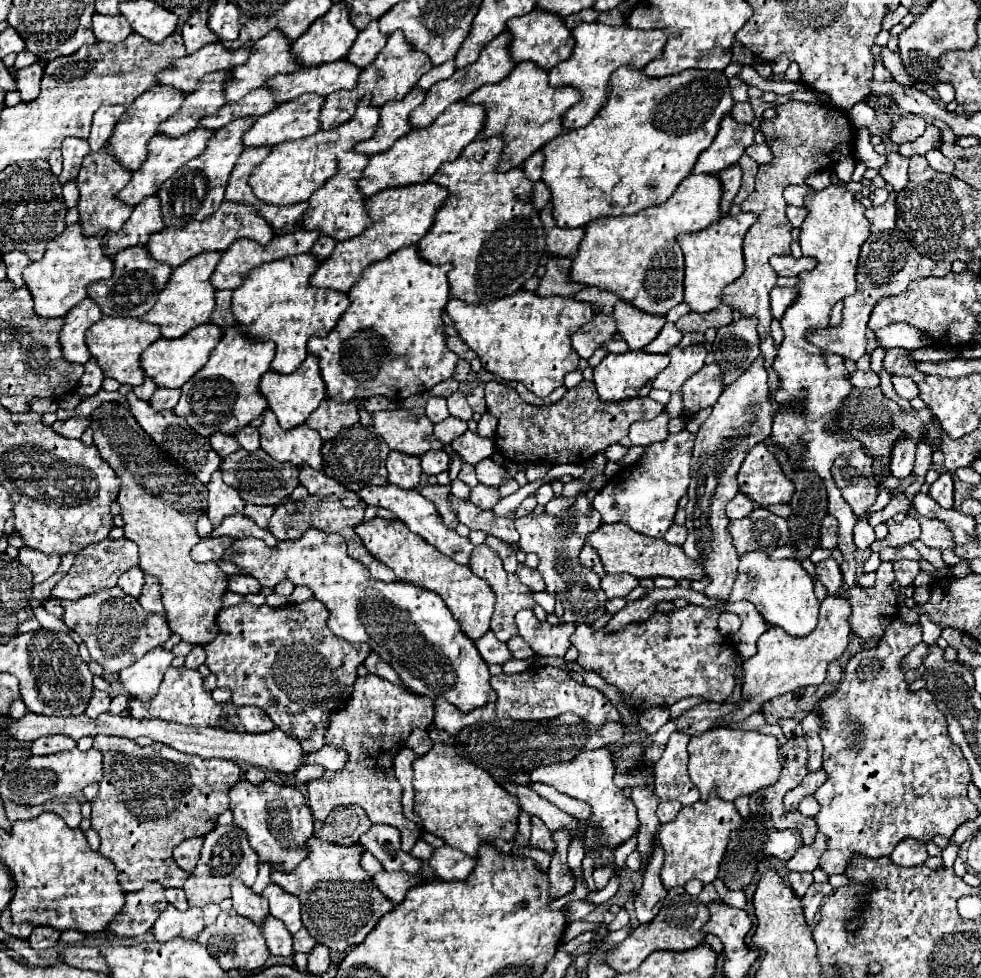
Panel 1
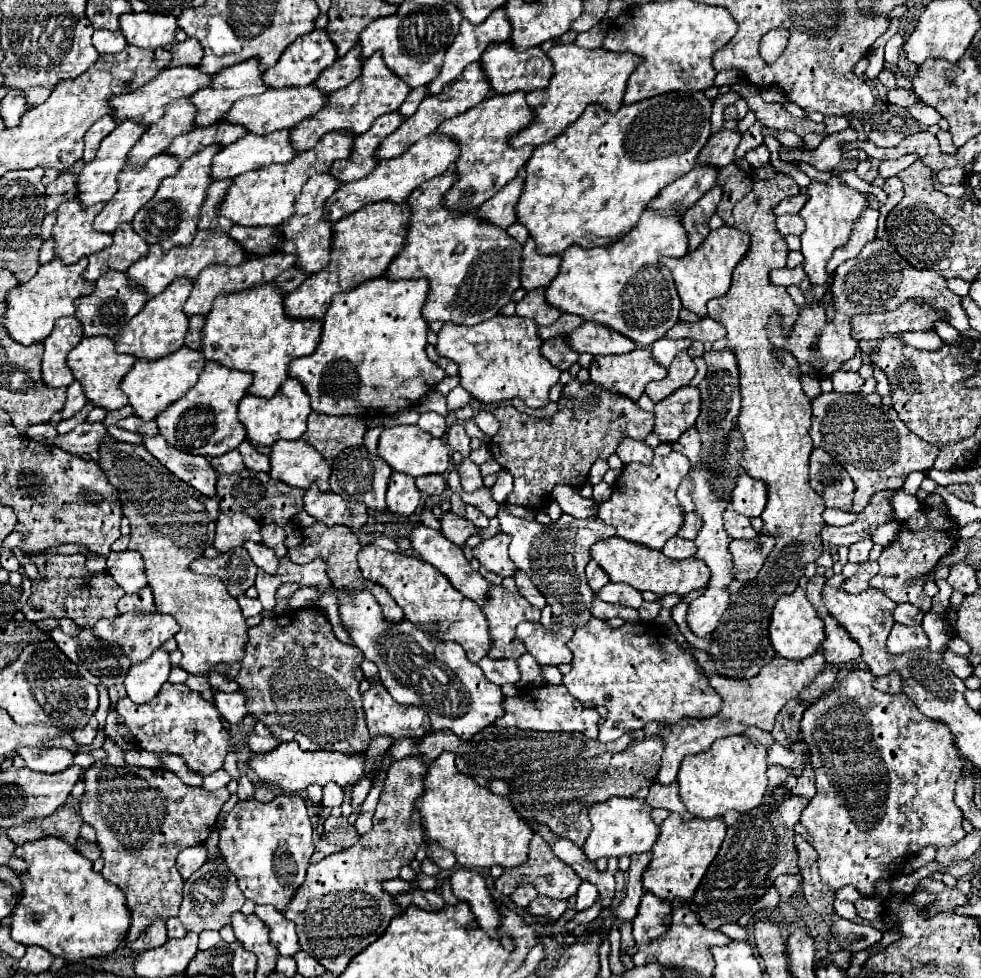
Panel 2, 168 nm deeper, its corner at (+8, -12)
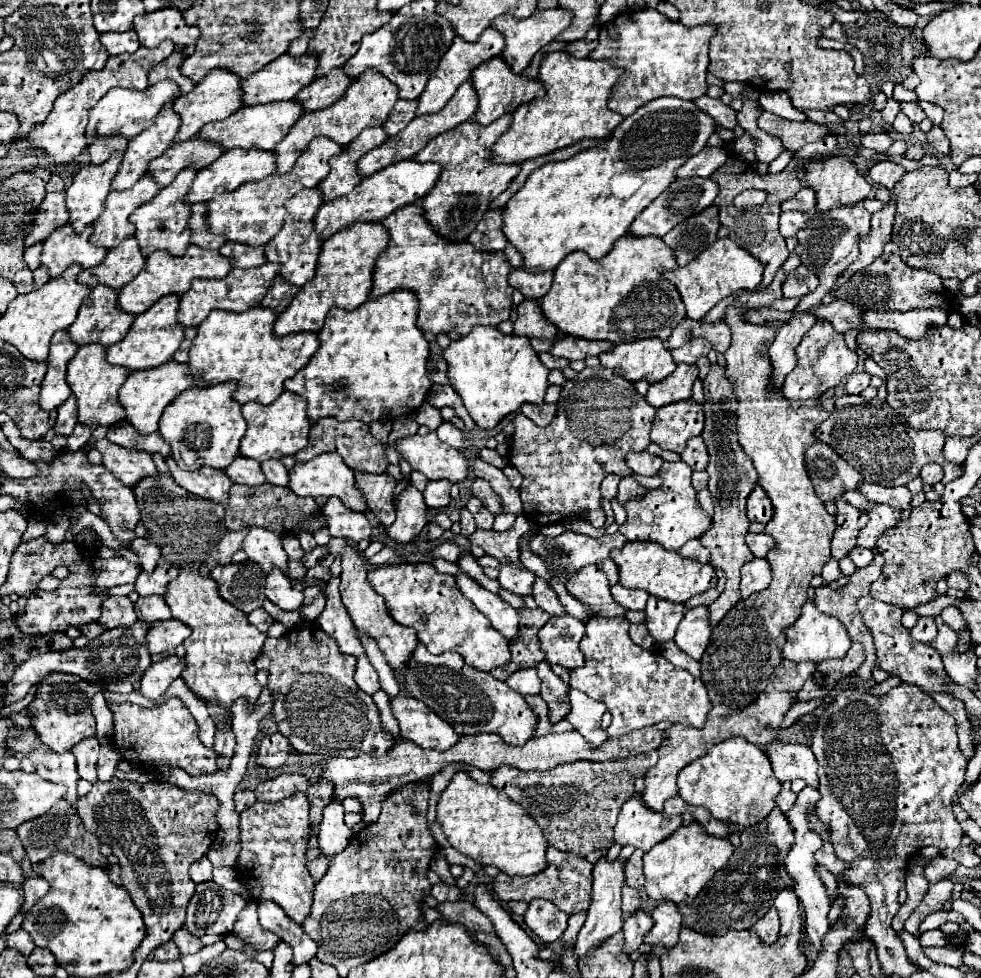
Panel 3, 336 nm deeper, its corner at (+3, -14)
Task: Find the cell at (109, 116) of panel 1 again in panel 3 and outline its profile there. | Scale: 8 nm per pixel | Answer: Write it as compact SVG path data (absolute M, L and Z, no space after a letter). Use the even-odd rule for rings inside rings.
M97 136L93 144L89 144L89 156L91 164L103 164L113 150L125 150L127 148L127 138L123 136Z

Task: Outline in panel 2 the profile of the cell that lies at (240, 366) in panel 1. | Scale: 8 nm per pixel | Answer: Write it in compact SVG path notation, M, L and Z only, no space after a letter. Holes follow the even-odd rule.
M208 362L200 372L198 382L182 398L172 402L168 410L162 410L156 416L160 434L174 448L206 458L216 458L238 448L246 440L246 430L238 420L238 402L246 396L246 388L250 384L252 374L228 370L216 362Z

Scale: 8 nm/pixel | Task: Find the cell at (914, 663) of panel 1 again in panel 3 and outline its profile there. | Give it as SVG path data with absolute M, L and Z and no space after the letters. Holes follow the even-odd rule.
M891 676L889 680L885 680L885 682L881 682L881 684L875 684L875 686L871 686L869 688L869 694L877 694L877 696L883 696L883 694L887 694L891 688L895 688L895 686L899 686L901 684L901 680L895 676Z

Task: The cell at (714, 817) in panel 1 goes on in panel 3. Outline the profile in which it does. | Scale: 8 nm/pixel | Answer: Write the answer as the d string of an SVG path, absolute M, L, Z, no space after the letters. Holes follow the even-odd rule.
M691 822L691 824L683 824L681 828L677 828L667 840L655 844L645 856L643 856L643 870L645 870L645 892L651 900L671 900L671 902L691 902L699 890L713 878L713 874L723 868L727 864L727 858L733 852L733 844L729 840L721 840L719 836L709 836L701 824Z

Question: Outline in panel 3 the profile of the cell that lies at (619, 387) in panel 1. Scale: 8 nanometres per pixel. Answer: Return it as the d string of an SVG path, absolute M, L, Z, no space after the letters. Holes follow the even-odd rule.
M637 340L633 344L617 344L611 352L599 354L601 366L613 366L613 370L629 382L647 380L649 384L665 380L675 362L669 348L661 340Z

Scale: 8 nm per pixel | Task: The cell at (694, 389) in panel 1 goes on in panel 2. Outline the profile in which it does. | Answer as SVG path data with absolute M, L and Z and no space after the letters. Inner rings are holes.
M692 386L676 390L676 394L670 394L654 406L654 414L654 434L658 434L660 442L676 442L688 428L694 426L700 414L700 390Z

